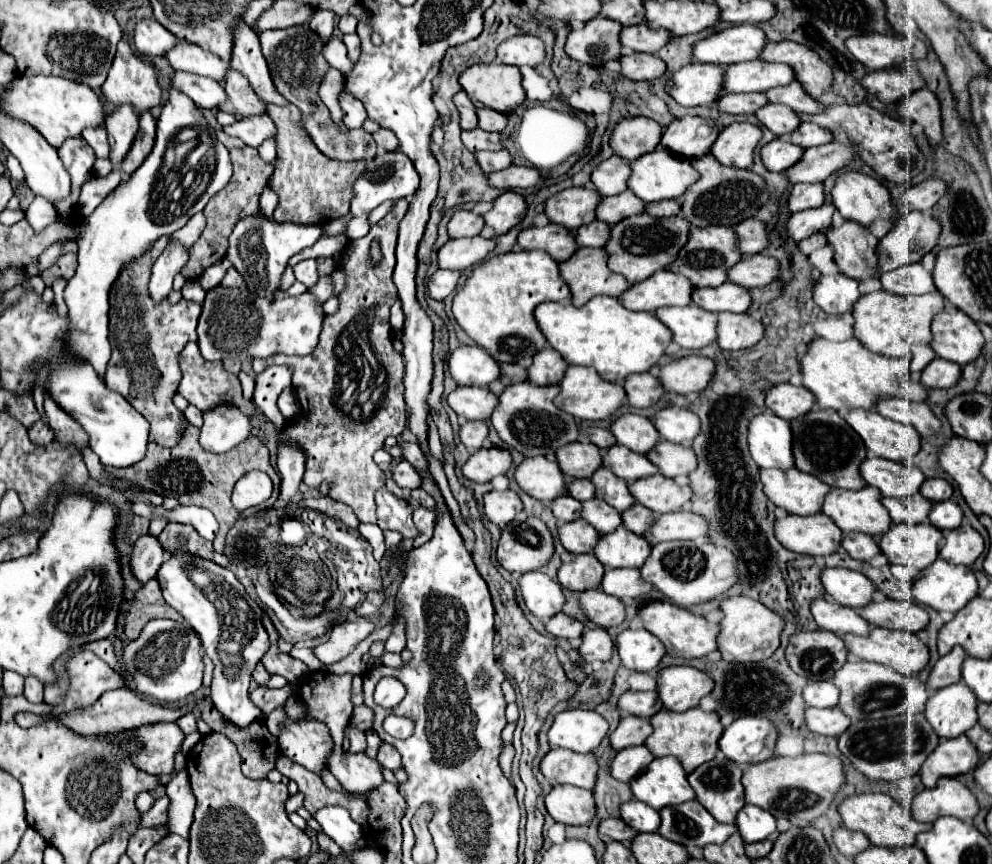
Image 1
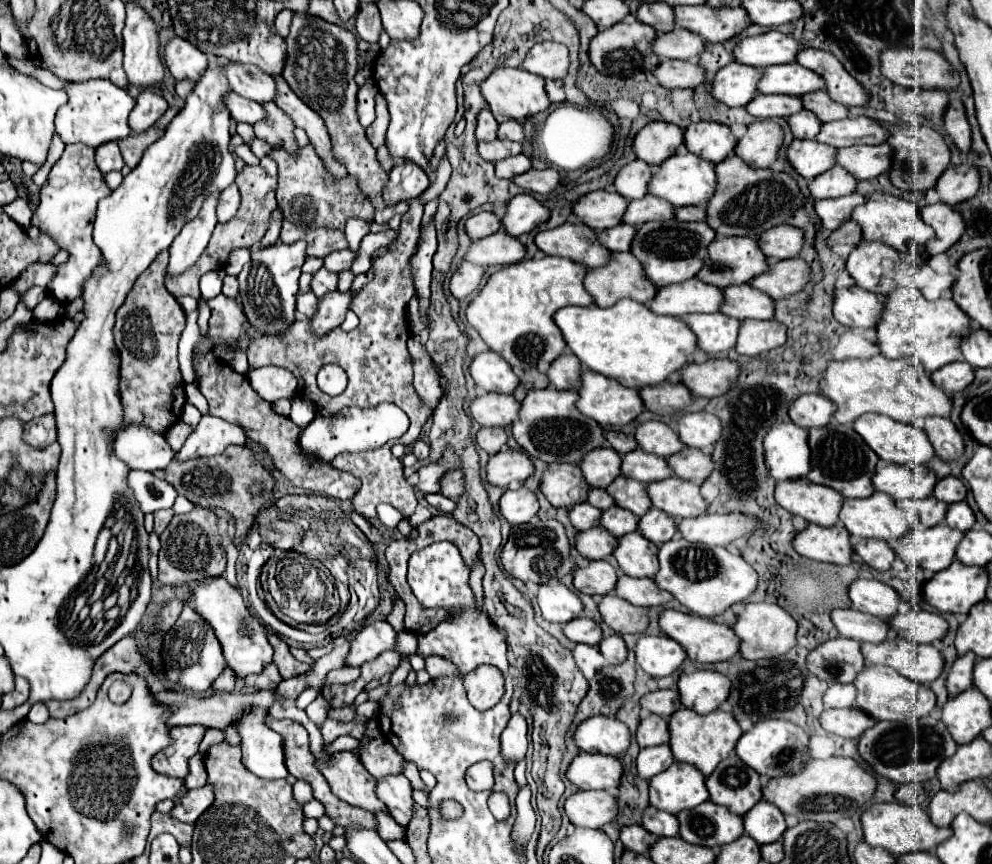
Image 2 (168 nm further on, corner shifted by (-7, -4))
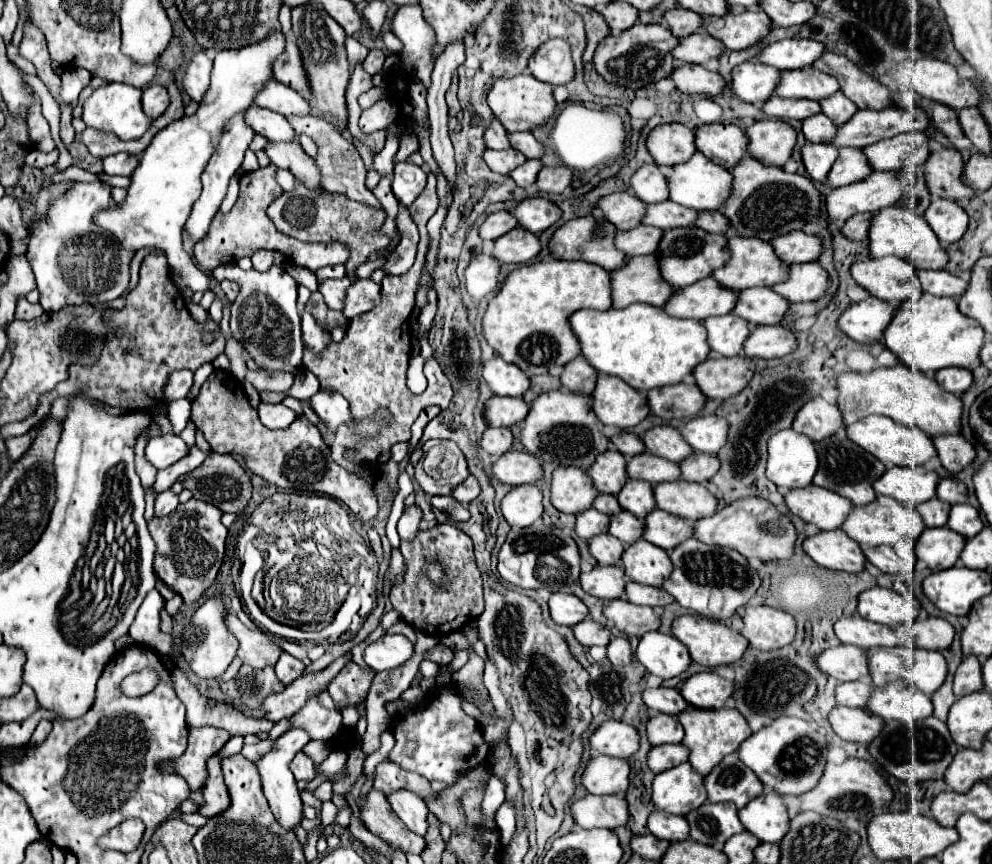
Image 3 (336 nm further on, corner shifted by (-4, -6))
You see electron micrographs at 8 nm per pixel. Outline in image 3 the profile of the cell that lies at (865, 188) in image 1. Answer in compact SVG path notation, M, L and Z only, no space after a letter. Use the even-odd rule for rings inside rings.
M887 206L873 214L869 226L869 240L871 240L871 256L899 256L907 260L917 270L943 270L947 264L947 252L939 244L935 232L925 222L925 218L913 214L909 208L903 206Z

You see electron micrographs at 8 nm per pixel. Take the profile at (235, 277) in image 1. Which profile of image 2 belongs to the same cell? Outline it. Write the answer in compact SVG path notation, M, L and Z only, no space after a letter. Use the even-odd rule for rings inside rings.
M226 276L224 278L222 294L228 296L228 298L238 298L238 280L236 280L236 276Z

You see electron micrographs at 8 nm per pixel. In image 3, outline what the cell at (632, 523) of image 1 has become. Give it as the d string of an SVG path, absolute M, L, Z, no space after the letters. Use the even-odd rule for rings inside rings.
M653 510L651 516L645 518L645 532L643 538L663 550L671 550L679 546L683 540L687 540L693 532L691 522L671 516L663 510Z

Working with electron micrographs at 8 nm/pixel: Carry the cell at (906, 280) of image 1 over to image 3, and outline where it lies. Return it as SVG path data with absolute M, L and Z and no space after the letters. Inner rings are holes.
M919 270L917 272L921 280L923 292L929 292L933 296L951 296L959 298L967 290L967 282L945 272L945 270Z

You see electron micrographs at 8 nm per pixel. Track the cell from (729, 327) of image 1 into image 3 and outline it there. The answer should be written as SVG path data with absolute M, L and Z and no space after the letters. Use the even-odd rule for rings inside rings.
M755 326L743 344L749 358L781 358L797 346L797 338L783 326Z

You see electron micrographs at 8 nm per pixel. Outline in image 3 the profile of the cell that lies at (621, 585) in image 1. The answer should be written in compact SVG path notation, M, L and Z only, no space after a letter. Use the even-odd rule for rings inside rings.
M627 582L625 598L631 604L641 604L641 606L651 606L651 608L667 606L673 602L673 596L669 592L665 592L663 588L645 586L645 584L637 584L637 582Z

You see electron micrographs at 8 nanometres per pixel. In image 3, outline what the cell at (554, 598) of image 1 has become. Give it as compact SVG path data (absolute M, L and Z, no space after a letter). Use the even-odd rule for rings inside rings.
M555 592L549 598L549 610L555 624L575 626L583 618L587 618L587 606L571 592Z

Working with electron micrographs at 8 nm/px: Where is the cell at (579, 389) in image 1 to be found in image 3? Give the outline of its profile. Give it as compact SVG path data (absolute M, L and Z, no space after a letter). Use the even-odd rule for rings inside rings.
M601 374L591 398L597 418L617 428L633 428L649 414L645 396L617 376Z

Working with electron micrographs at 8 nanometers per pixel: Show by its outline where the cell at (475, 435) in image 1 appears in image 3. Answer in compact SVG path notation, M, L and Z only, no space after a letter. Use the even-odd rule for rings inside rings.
M487 428L483 432L479 446L493 456L501 456L511 448L511 442L513 442L513 434L509 428Z

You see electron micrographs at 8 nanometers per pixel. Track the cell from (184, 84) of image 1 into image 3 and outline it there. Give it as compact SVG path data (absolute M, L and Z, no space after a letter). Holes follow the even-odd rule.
M249 106L245 112L245 122L251 124L251 128L259 134L263 134L267 140L291 140L295 136L291 124L283 114L277 114L267 108Z

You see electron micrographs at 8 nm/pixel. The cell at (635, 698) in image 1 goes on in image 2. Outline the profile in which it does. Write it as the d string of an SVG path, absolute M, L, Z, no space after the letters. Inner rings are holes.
M656 690L656 692L648 692L646 696L642 696L640 704L642 704L644 710L648 710L652 714L658 714L662 718L670 718L682 706L678 690Z

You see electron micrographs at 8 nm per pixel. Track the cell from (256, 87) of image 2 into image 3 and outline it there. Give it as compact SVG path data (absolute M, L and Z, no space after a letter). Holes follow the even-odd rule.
M275 80L265 82L265 86L253 98L253 104L261 106L261 108L269 108L273 112L279 112L283 116L289 116L289 114L311 114L309 104L295 90L287 88L285 84L279 84Z

